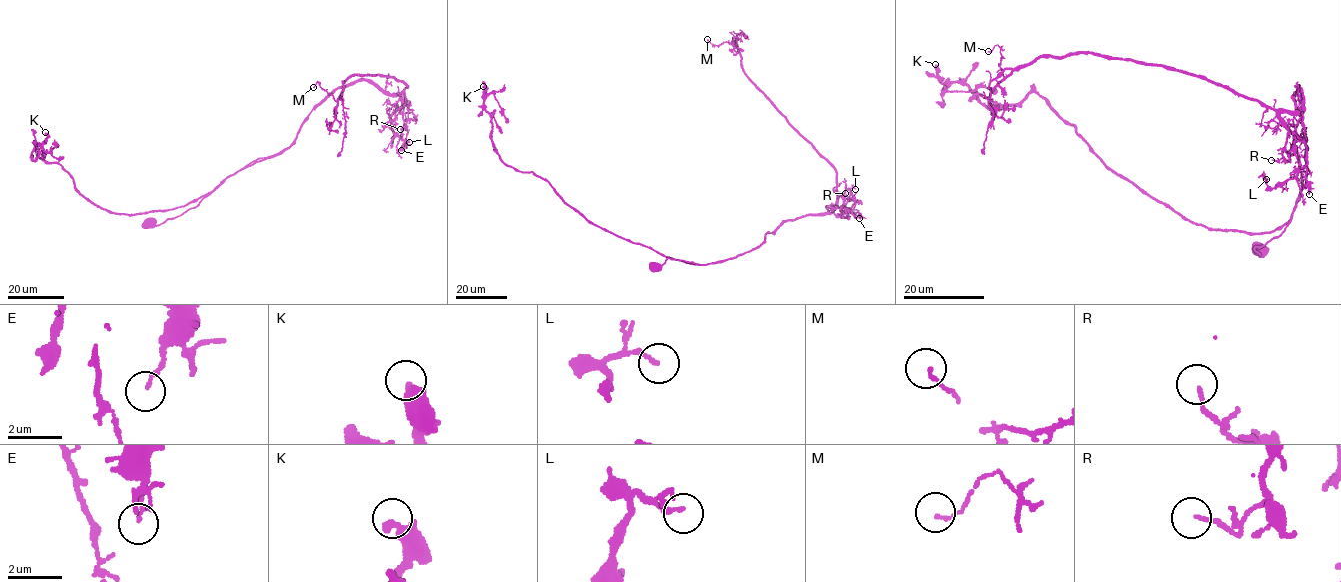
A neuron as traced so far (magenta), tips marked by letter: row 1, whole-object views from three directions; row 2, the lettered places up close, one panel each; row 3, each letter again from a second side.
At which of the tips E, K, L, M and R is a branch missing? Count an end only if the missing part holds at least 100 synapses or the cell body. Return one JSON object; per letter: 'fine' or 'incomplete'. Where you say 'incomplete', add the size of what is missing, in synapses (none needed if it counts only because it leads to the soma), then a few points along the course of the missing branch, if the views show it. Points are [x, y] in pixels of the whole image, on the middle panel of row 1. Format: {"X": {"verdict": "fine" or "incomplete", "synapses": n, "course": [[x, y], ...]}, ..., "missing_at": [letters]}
{"E": {"verdict": "fine"}, "K": {"verdict": "fine"}, "L": {"verdict": "fine"}, "M": {"verdict": "fine"}, "R": {"verdict": "fine"}, "missing_at": []}

